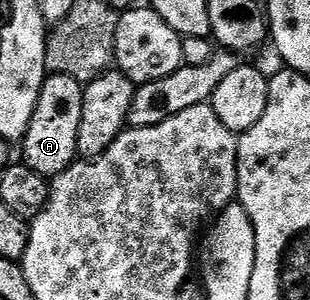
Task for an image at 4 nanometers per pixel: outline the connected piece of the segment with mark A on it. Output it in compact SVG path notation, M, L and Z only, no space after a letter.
M48 74L47 80L41 85L41 93L37 97L29 129L21 140L21 159L29 169L54 177L76 162L77 129L81 121L83 89L84 84L78 83L73 77Z

